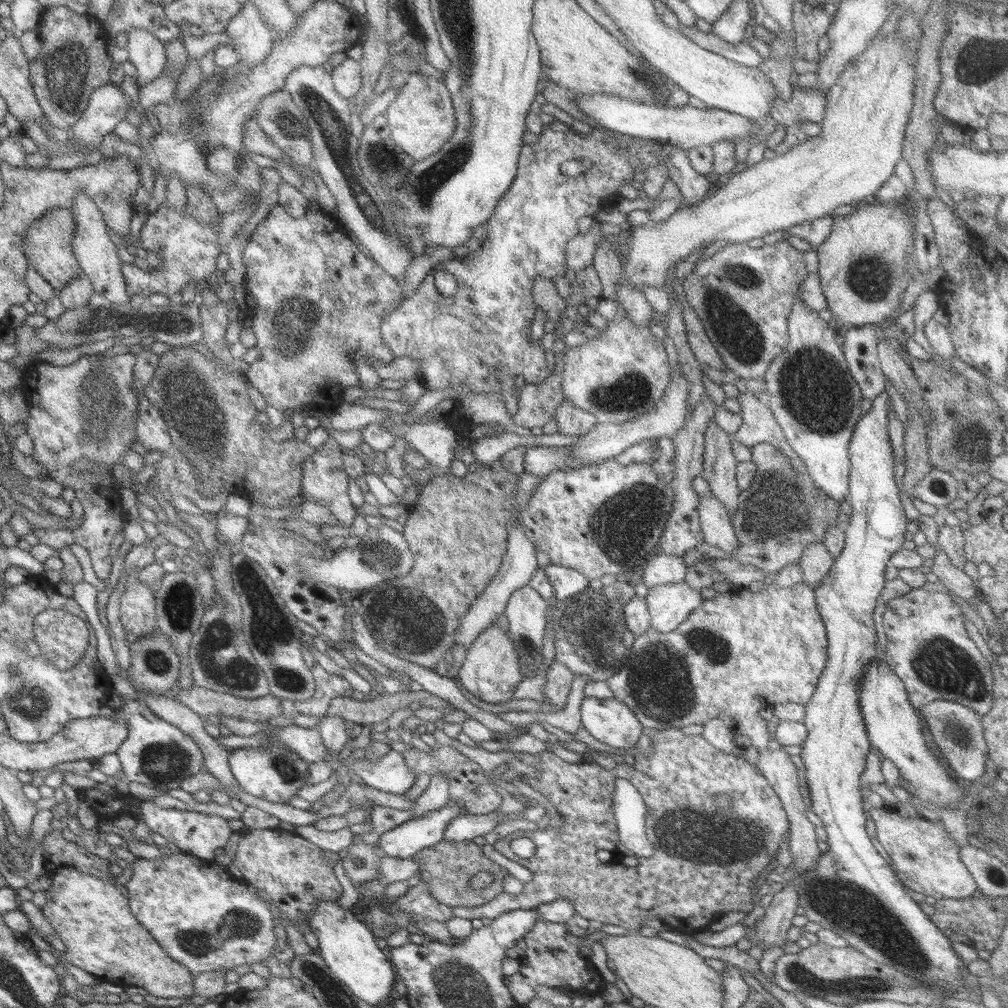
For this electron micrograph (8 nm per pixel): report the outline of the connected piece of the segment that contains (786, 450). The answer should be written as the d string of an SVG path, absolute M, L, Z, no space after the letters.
M749 391L737 393L734 399L740 406L741 425L736 432L730 434L731 440L749 448L757 443L769 443L789 459L789 463L795 471L807 475L801 458L787 444L772 412L764 401L757 399Z

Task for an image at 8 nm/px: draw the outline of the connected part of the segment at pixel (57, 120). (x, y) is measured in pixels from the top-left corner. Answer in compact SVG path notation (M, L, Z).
M70 5L43 9L35 29L40 46L35 58L28 62L29 82L45 121L55 127L56 132L62 132L68 130L85 110L91 91L110 82L109 68L112 60L107 56L107 45L112 37L94 17Z

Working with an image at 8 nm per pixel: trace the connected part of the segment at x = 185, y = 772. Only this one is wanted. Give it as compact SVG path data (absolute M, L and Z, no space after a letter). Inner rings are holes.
M125 699L120 710L120 713L126 717L128 732L114 754L125 775L125 782L137 782L137 784L165 792L178 788L179 783L185 778L197 775L203 770L203 758L193 740L175 726L170 726L154 716L145 704L139 700Z

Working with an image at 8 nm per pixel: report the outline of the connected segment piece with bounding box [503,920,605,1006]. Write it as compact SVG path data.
M539 920L535 921L533 927L523 935L525 949L523 949L523 957L518 959L519 972L512 976L503 976L505 988L510 992L513 1002L525 1006L526 1002L533 998L533 989L537 984L554 989L571 988L589 994L602 991L605 986L602 979L587 959L577 952L577 948L565 941L565 934L569 934L565 923L557 924Z

